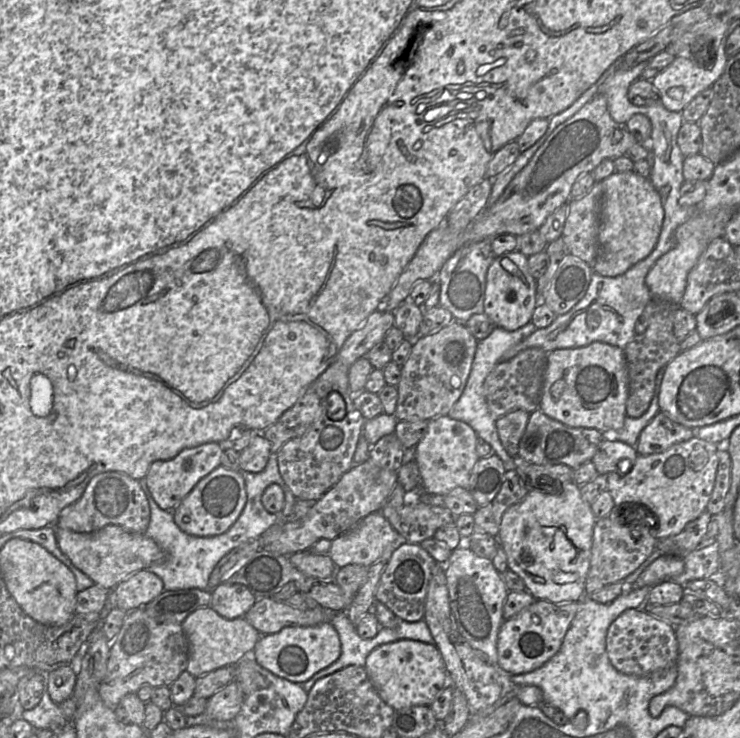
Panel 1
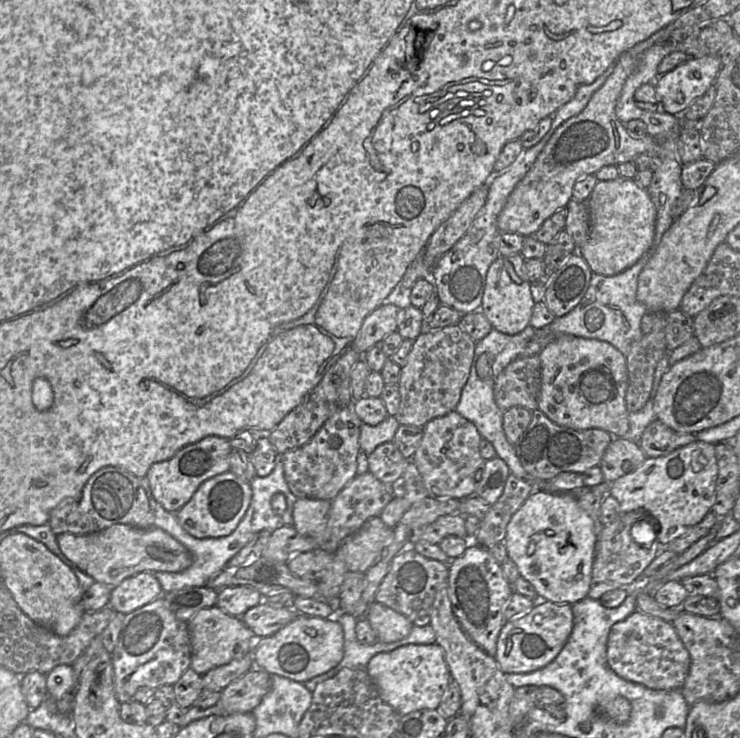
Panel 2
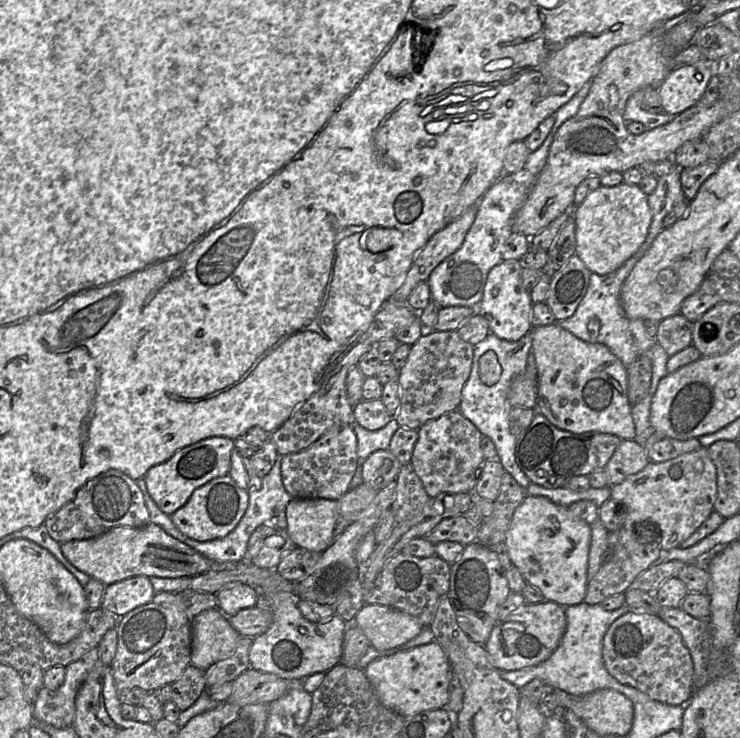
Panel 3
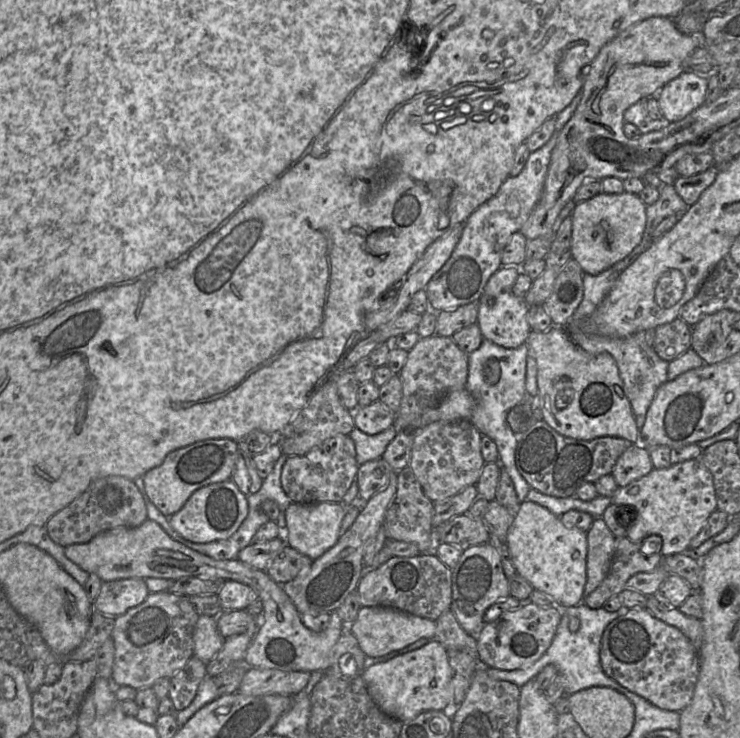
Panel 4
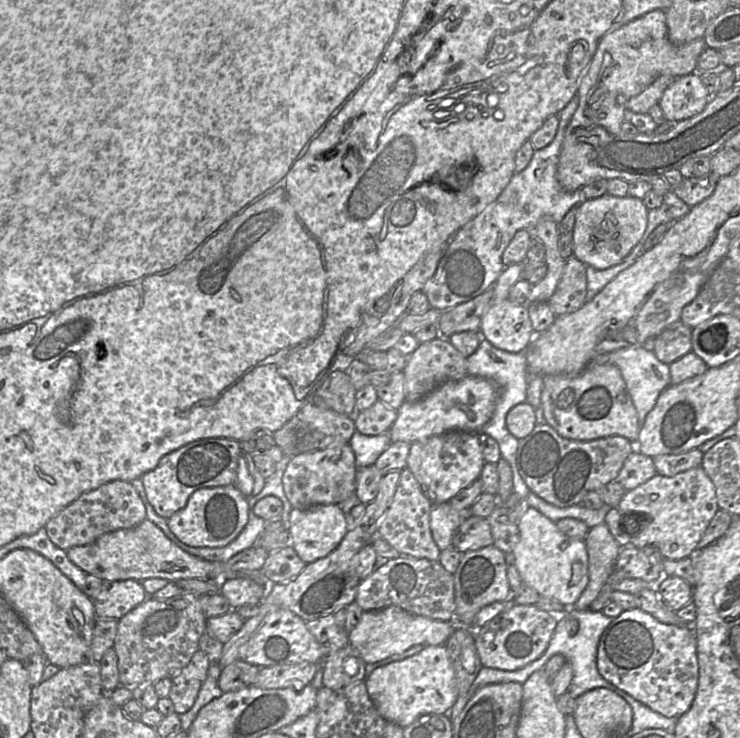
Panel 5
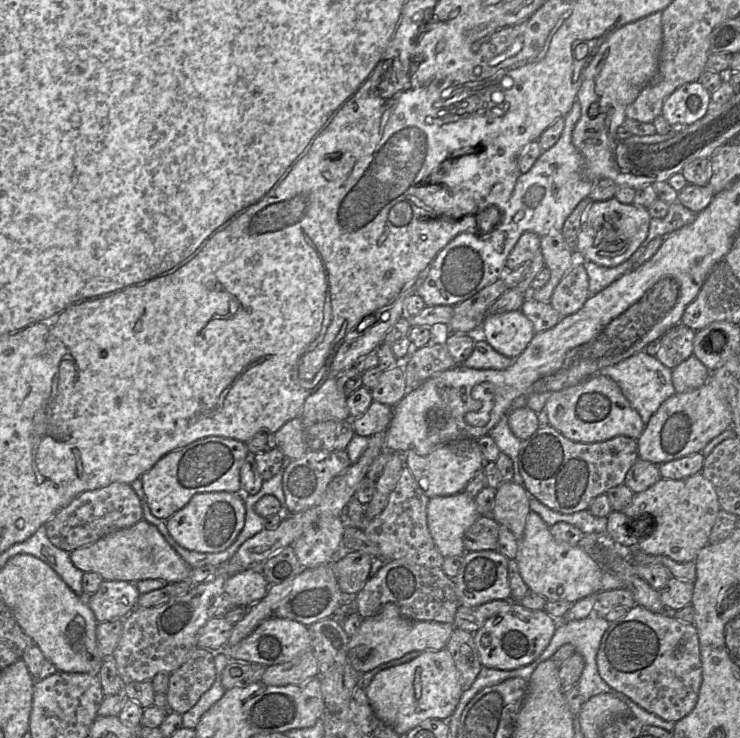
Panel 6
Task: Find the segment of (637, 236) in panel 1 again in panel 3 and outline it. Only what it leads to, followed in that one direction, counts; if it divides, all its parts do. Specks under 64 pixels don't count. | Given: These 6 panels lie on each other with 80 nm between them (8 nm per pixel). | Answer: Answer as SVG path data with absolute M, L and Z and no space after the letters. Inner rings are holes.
M625 182L607 187L600 185L573 209L576 255L591 273L605 275L617 270L632 257L645 241L652 221L648 196L638 185Z

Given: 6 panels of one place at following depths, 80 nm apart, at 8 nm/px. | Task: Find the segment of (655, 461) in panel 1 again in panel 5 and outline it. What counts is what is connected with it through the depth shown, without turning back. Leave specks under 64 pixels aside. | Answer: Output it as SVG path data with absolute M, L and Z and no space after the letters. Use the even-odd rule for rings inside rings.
M702 466L678 473L673 477L656 474L633 490L626 491L617 506L626 518L635 517L627 523L631 528L639 515L639 522L631 537L637 548L655 546L664 558L680 560L690 557L697 550L710 521L719 510L716 490ZM635 513L635 516L631 514Z

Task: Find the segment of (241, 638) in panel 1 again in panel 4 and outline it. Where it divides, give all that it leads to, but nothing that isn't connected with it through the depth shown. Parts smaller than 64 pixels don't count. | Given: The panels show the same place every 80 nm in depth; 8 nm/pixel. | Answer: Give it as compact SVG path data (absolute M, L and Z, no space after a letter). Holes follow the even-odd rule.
M200 615L194 628L194 656L207 664L220 651L224 641L217 628L217 617Z

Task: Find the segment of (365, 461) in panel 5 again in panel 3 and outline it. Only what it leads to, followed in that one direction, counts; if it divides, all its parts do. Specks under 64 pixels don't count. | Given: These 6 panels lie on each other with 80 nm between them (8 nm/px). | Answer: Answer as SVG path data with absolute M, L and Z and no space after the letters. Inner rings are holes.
M394 417L383 428L375 431L366 430L359 424L353 423L353 430L357 437L358 458L366 459L377 450L388 449L389 443L399 427Z

